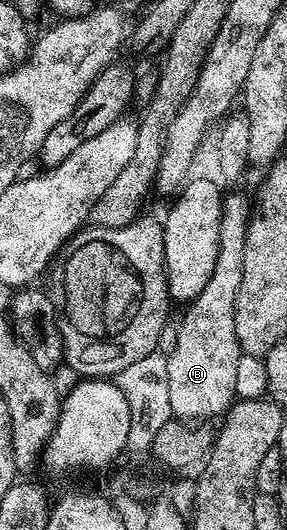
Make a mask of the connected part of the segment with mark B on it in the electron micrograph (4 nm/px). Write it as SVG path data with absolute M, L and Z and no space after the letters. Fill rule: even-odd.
M244 193L223 194L222 219L218 231L218 260L202 295L187 306L184 322L176 333L172 350L167 350L166 380L170 382L170 407L176 419L213 419L228 412L237 400L234 378L240 358L238 335L234 331L234 299L242 284L242 255L246 251L248 220L253 202Z

